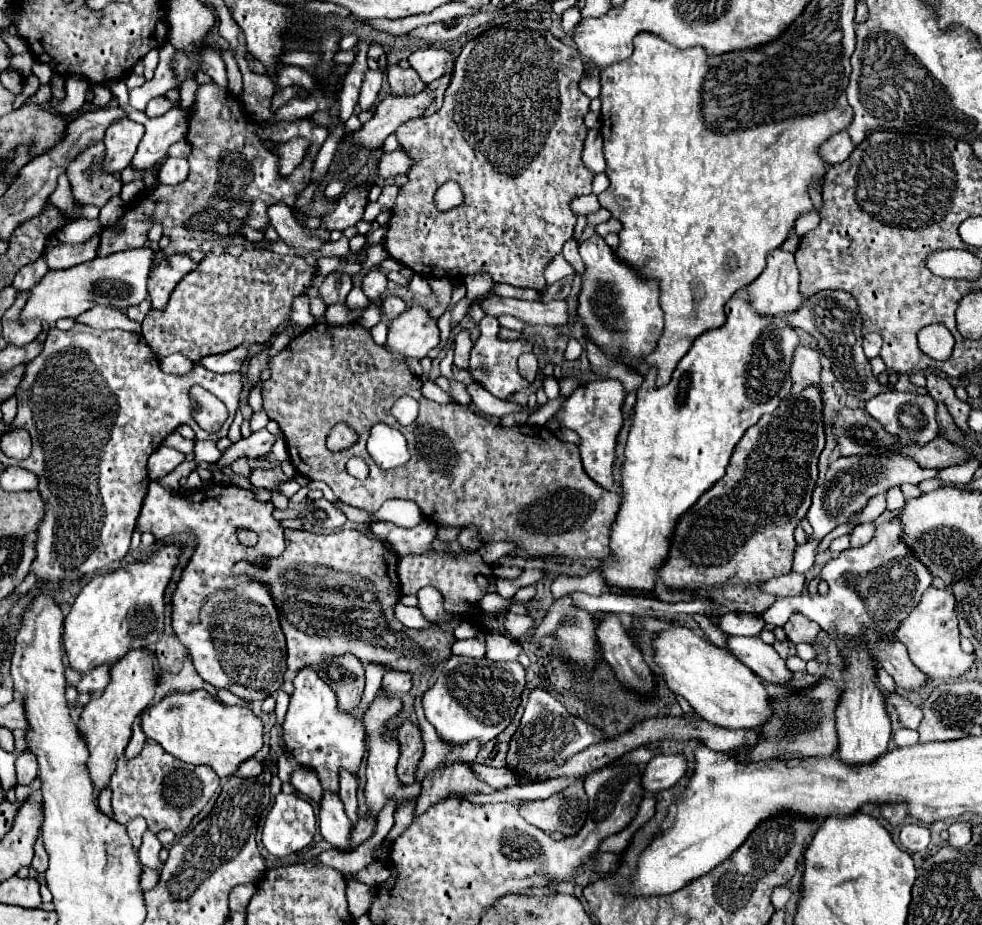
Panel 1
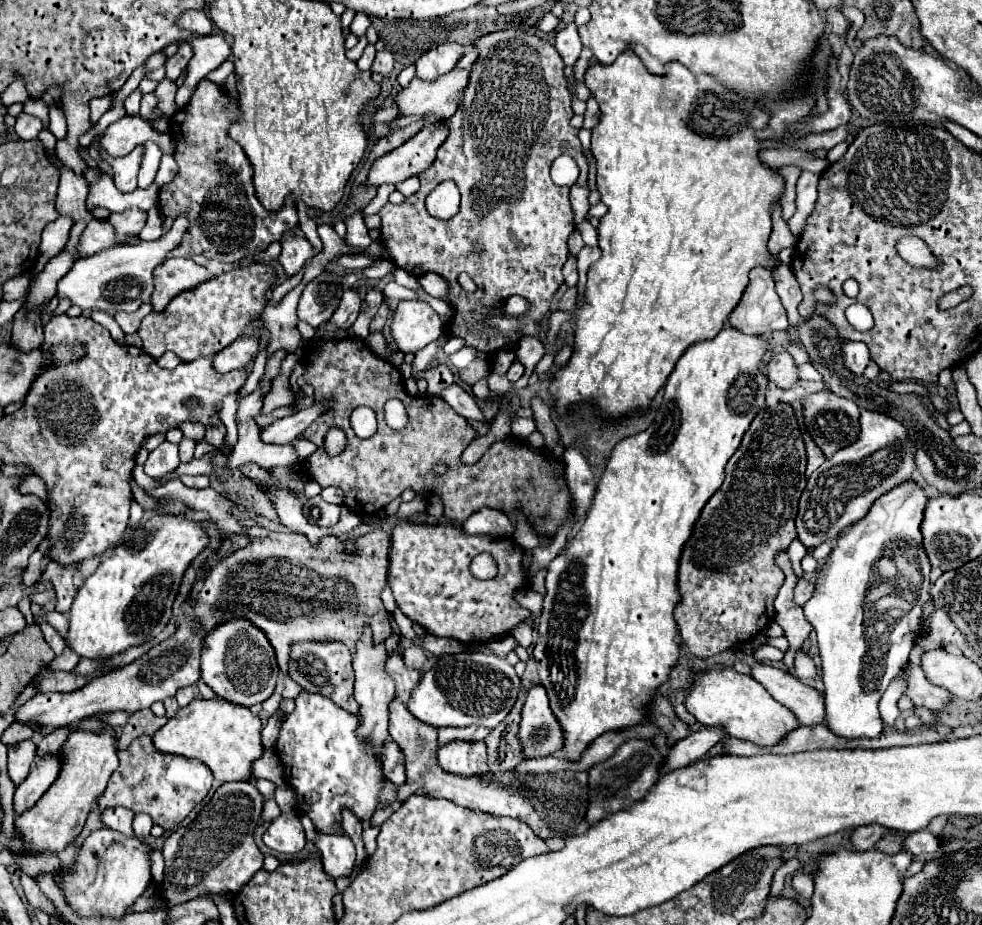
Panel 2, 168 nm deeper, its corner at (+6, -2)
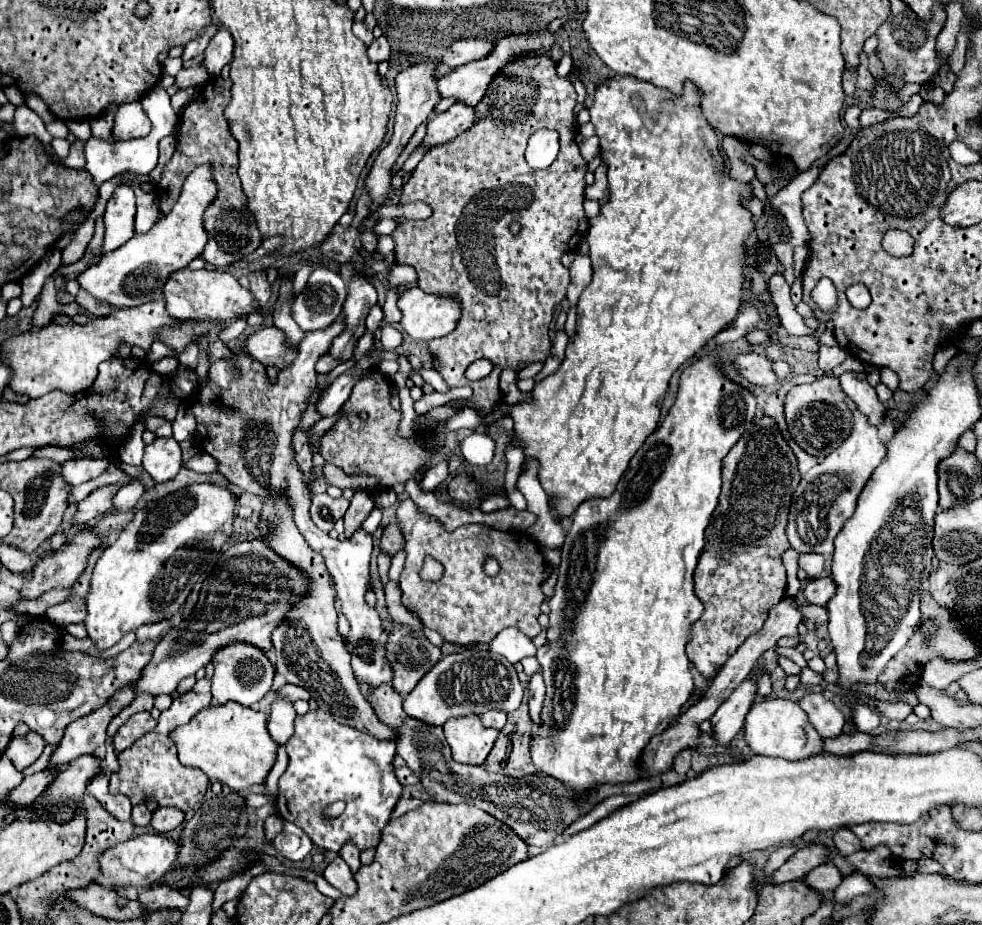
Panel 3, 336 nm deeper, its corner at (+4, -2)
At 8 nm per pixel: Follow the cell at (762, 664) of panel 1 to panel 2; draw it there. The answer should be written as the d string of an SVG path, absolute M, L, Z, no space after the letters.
M753 664L753 678L765 686L765 690L783 706L787 706L803 726L815 726L825 722L823 694L815 688L805 686L797 678L789 676L779 668L767 664Z

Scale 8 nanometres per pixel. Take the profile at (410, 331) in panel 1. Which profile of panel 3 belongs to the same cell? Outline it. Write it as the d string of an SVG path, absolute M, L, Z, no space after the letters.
M413 286L399 296L399 310L403 314L403 318L401 318L403 332L407 336L411 336L413 340L429 342L429 340L435 340L435 338L449 334L455 328L455 324L459 320L461 306L457 304L457 300L441 298L441 296L435 296L435 294L425 294L419 286Z

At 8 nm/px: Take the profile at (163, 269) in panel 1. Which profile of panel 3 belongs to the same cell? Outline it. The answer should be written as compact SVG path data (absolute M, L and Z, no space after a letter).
M181 268L181 272L173 272L173 276L169 276L169 282L165 282L163 296L165 296L167 312L179 320L225 322L237 316L245 316L247 312L251 312L253 306L257 306L253 294L247 288L243 288L233 274L205 270L205 268L203 270Z

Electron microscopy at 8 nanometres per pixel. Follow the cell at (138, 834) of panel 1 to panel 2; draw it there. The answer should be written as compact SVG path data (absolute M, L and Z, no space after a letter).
M115 806L115 808L105 808L101 812L101 820L107 828L113 828L117 832L121 832L123 836L135 836L133 828L131 828L131 820L133 820L133 812L129 808L123 806Z

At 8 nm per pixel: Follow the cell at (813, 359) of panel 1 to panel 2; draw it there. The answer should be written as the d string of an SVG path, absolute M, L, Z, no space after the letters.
M777 352L765 364L765 376L777 388L789 388L797 382L797 366L787 352Z

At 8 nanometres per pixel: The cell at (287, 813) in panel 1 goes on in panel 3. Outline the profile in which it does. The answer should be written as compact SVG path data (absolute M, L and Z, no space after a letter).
M285 822L283 826L283 832L275 836L273 840L277 852L289 860L303 860L311 848L313 848L313 842L309 840L309 836L295 824L291 822Z

